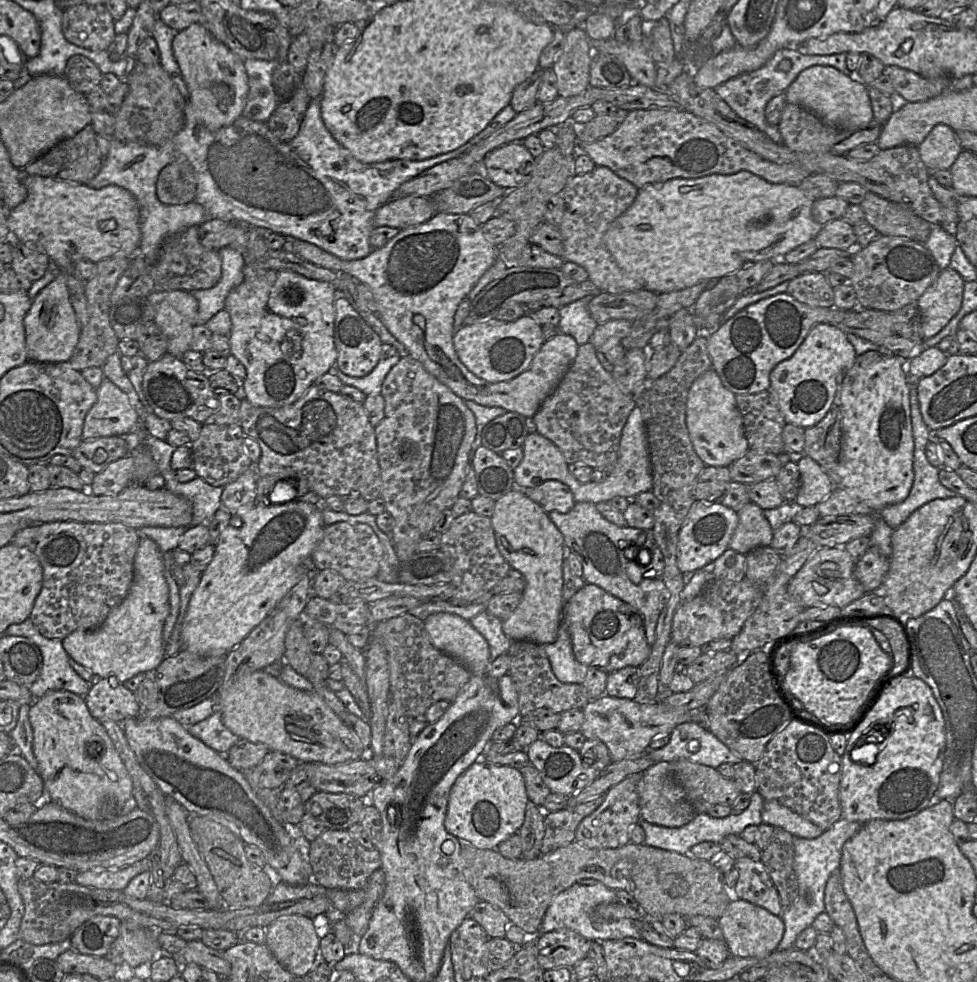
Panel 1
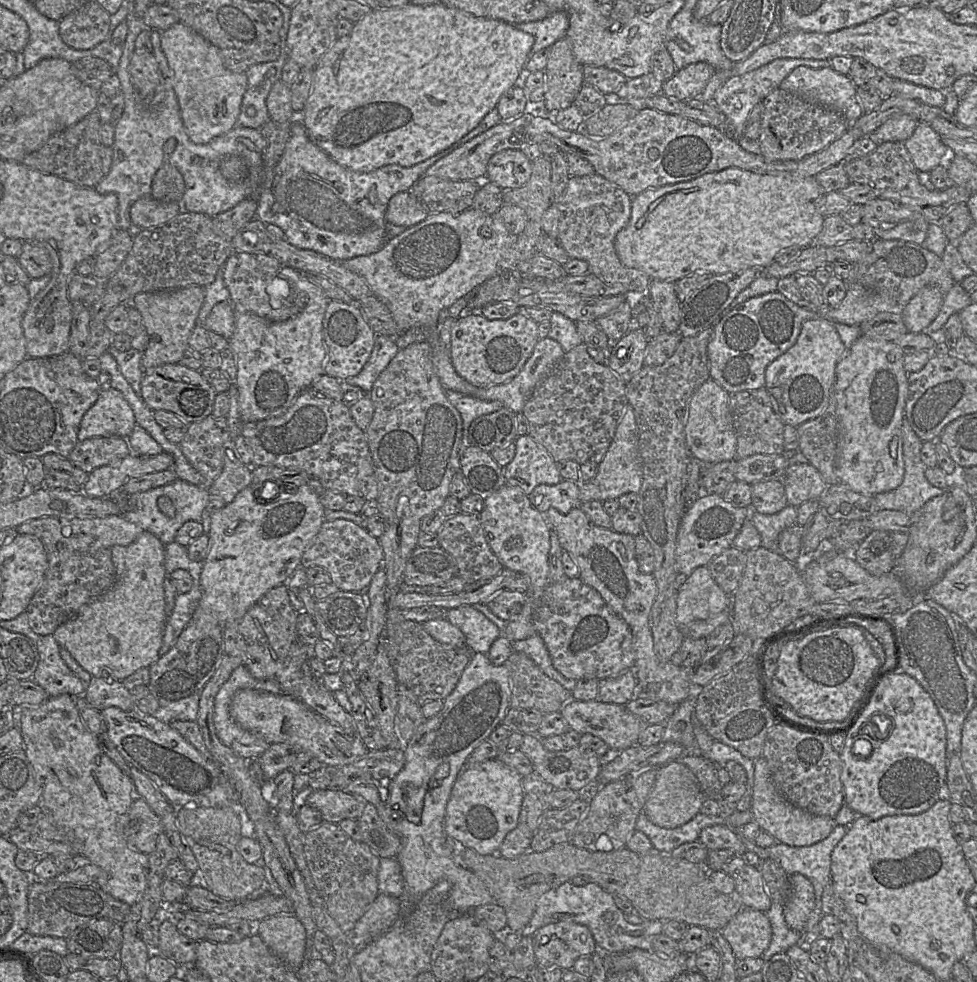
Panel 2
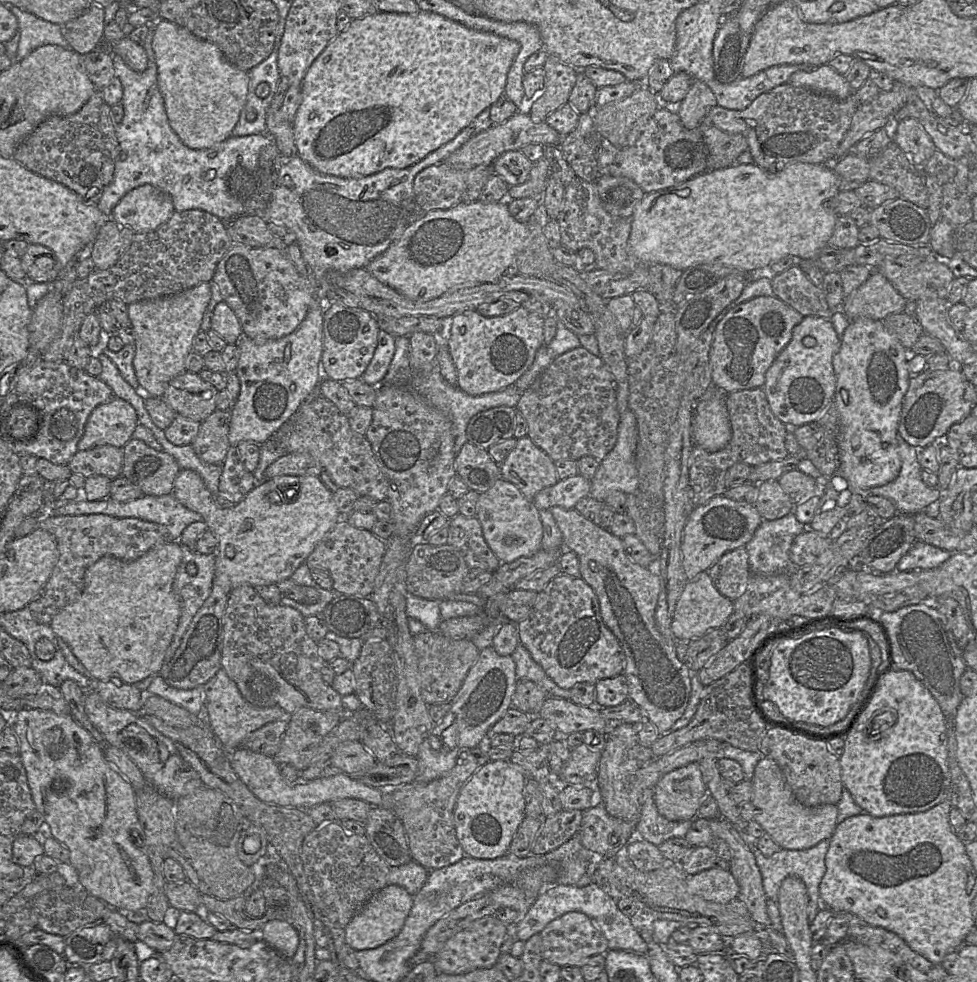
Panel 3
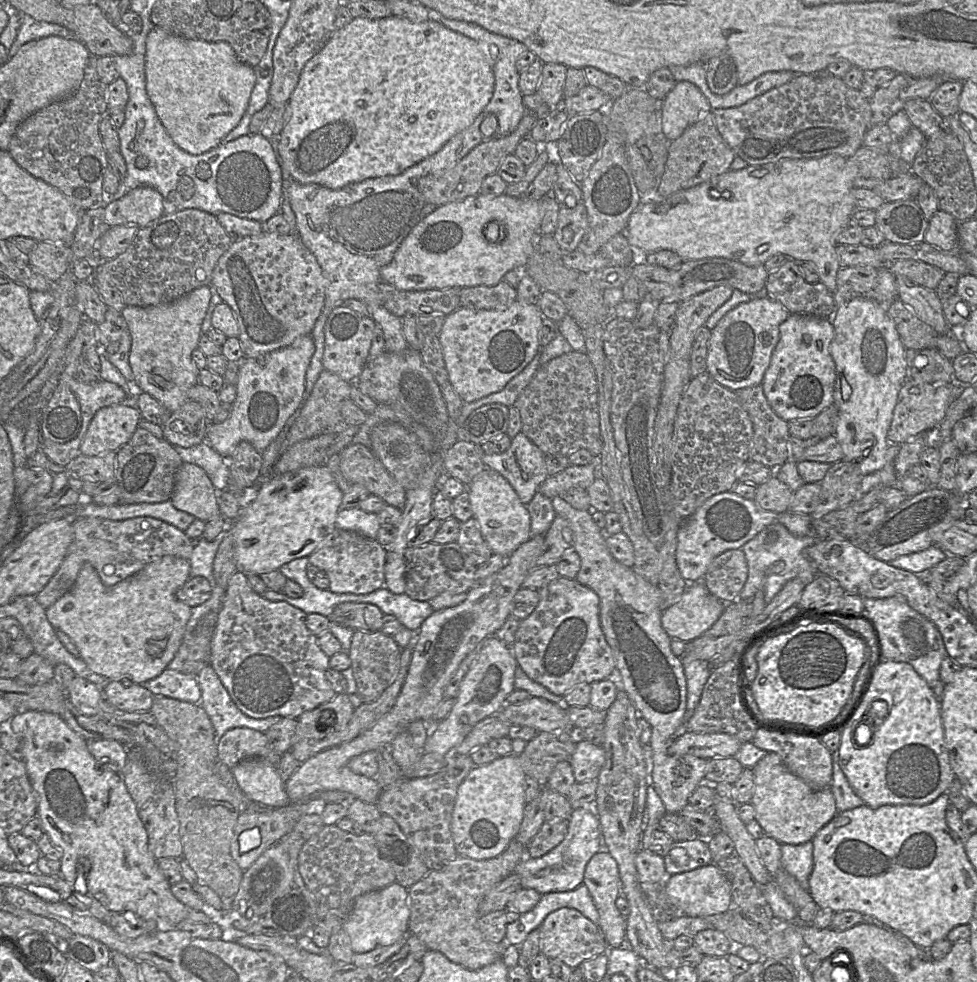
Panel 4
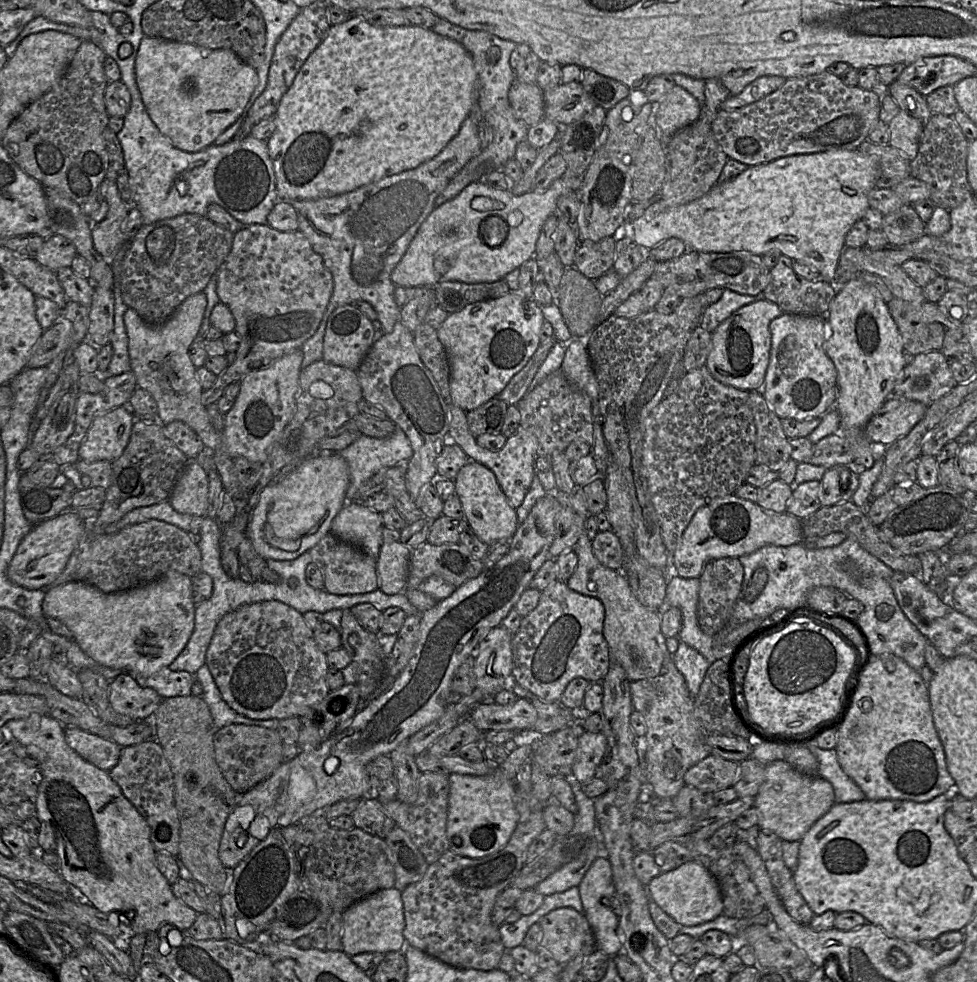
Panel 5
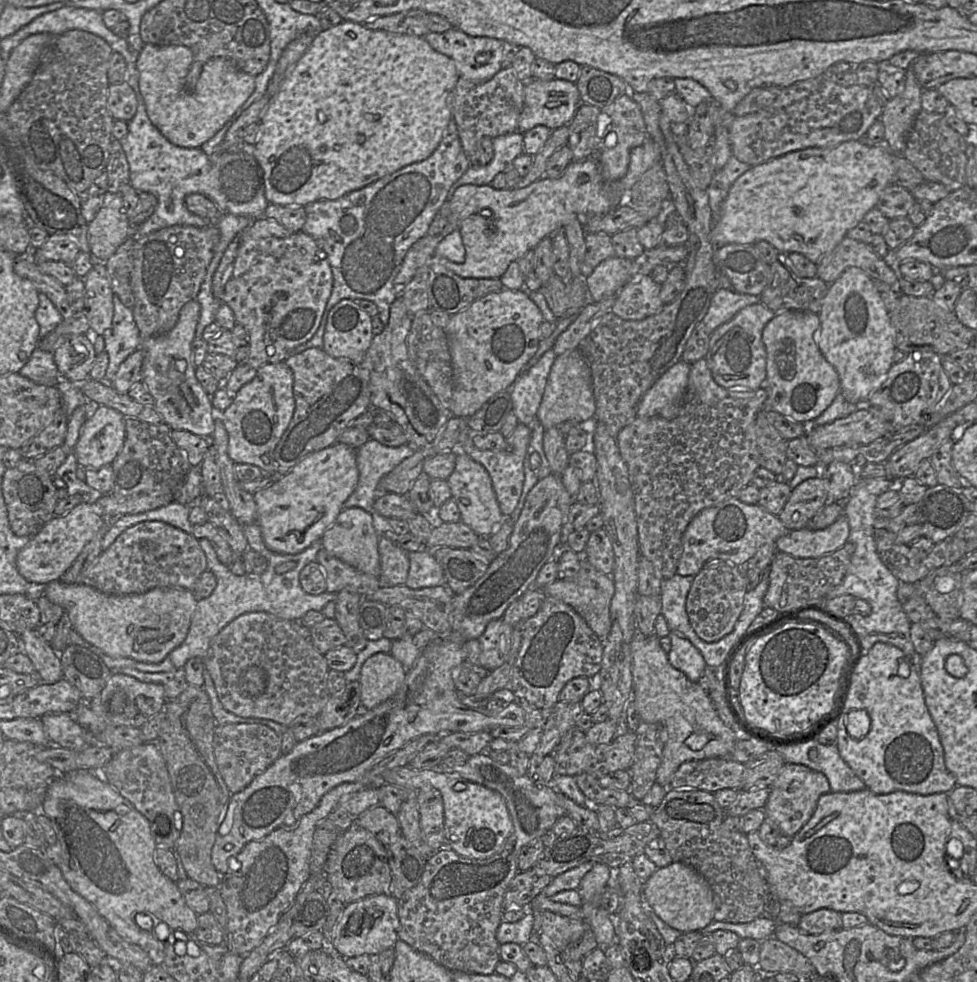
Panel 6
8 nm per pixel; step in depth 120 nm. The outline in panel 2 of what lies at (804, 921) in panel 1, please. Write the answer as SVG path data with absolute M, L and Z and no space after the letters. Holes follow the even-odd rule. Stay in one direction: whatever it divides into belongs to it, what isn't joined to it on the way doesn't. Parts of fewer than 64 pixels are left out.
M835 825L833 831L826 839L811 846L803 847L793 847L783 843L776 843L771 847L761 848L756 845L755 841L747 839L742 834L741 829L734 830L738 833L739 838L746 847L747 854L744 857L751 859L755 863L766 859L771 859L777 862L789 876L798 873L802 874L803 876L809 879L814 888L815 907L809 916L809 919L805 927L805 932L810 931L815 925L819 924L820 919L823 916L822 894L827 884L831 883L831 854L836 845L844 837L847 831L847 826ZM772 902L770 909L765 913L771 924L772 938L761 957L764 961L768 961L776 954L786 953L791 946L799 945L805 934L788 927L783 913L784 905L785 903Z

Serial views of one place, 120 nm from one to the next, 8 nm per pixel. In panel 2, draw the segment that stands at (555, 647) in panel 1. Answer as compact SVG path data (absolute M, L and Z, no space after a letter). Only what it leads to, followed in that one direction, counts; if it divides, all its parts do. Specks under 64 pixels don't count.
M539 635L514 641L512 648L529 656L548 677L560 683L565 689L574 691L577 680L565 678L554 668L548 649Z

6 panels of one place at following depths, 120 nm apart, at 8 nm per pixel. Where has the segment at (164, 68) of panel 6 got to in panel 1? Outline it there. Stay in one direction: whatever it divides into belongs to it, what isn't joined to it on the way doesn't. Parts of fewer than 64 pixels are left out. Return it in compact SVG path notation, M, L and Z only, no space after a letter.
M199 23L178 31L172 49L187 85L193 110L202 124L209 131L217 131L234 123L242 115L249 91L244 62Z

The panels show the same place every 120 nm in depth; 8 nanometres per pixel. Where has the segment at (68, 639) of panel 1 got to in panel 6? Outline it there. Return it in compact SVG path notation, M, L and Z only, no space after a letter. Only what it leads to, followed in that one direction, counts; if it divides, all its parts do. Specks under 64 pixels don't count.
M60 580L46 585L44 595L67 612L73 629L87 642L109 656L132 658L146 663L161 662L185 640L198 602L191 590L183 588L158 587L142 594L110 595L85 584L65 584Z

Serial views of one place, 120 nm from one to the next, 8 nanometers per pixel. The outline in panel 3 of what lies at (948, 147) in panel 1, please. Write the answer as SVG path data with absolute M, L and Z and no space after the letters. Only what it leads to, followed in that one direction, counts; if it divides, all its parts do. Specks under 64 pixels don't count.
M910 117L897 123L894 142L916 167L923 167L937 150L922 124Z

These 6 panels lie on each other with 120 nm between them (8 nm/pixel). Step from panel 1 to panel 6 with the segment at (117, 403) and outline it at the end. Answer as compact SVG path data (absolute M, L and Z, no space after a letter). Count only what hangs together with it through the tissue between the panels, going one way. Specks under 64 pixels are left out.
M92 405L73 450L80 466L99 469L113 463L124 444L124 419L120 412L112 408Z

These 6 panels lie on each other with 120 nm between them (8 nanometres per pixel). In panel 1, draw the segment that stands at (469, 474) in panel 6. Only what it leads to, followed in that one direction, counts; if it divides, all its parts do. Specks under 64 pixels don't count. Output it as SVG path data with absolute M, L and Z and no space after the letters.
M511 490L495 502L491 519L496 545L510 567L525 577L522 599L502 628L512 641L532 641L540 645L555 642L563 620L563 559L565 543L562 533L536 502L523 490Z

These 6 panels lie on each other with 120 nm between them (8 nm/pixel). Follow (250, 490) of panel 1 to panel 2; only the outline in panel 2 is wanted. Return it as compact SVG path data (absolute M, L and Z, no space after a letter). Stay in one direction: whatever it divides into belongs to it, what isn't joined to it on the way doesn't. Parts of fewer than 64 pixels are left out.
M235 442L225 445L225 463L221 474L213 481L209 491L220 497L226 504L252 483L252 468L245 465L238 454Z

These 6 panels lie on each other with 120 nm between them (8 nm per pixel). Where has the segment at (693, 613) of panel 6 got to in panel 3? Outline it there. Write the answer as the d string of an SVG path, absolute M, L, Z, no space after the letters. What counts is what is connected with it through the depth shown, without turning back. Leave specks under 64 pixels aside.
M745 547L726 552L707 572L721 595L736 600L743 594L751 575Z

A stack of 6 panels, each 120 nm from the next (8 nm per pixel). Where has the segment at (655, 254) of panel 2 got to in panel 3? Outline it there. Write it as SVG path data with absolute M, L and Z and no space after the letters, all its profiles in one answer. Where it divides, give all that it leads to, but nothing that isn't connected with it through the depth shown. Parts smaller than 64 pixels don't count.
M791 163L776 172L769 172L754 164L733 164L727 168L706 171L677 186L661 191L646 193L635 206L631 217L631 233L628 240L629 253L640 260L644 265L665 264L680 271L699 264L720 264L738 269L739 271L751 272L769 266L771 263L786 256L796 256L801 259L811 259L819 251L828 245L831 238L836 215L829 208L829 201L835 197L839 190L839 179L827 164Z

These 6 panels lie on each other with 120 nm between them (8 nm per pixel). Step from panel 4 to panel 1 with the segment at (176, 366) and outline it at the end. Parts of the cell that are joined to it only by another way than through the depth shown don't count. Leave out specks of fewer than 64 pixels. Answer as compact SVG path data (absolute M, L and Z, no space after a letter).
M185 290L154 291L147 297L154 309L153 322L167 340L167 354L181 358L190 349L193 327L198 312L198 301L191 292Z

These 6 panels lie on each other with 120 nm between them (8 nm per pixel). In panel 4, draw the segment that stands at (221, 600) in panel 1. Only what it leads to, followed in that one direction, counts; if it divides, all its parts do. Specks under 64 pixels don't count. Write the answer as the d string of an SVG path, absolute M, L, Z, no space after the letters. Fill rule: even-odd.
M183 462L175 475L170 501L176 509L208 522L214 516L221 515L218 493L200 466ZM326 465L301 468L282 475L272 475L258 484L255 499L231 522L235 541L237 570L245 574L261 575L279 570L284 564L301 557L308 557L336 528L336 517L341 509L343 493Z

